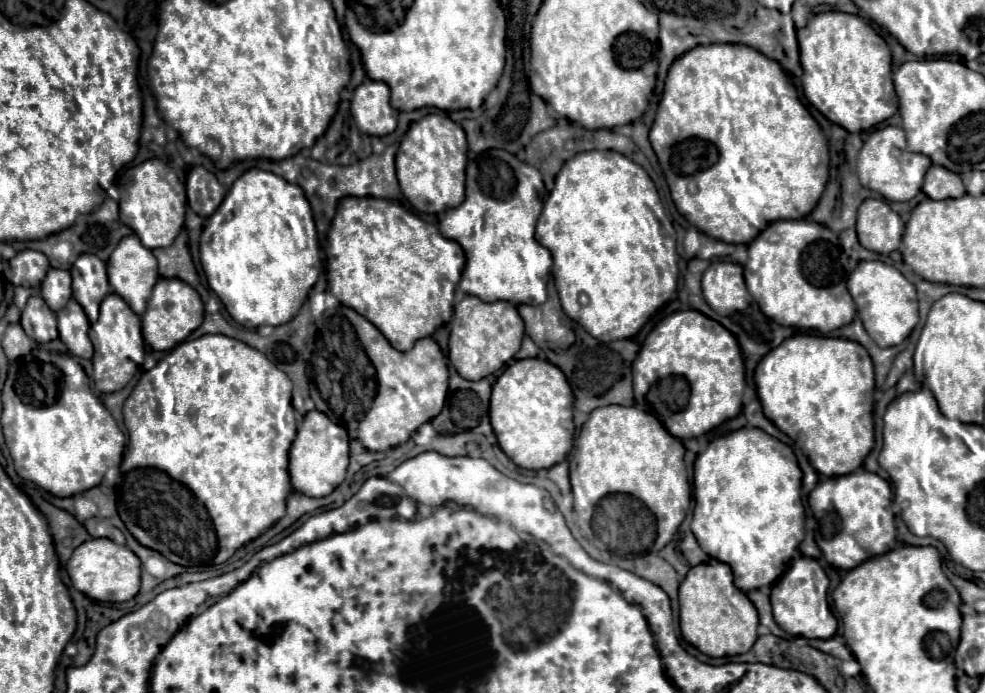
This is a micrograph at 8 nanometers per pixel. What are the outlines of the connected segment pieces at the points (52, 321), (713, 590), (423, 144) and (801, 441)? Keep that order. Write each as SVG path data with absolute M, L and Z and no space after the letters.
M29 297L27 307L21 315L21 325L25 333L37 343L47 343L57 339L57 315L43 303L41 297Z
M711 559L707 563L691 567L679 587L679 605L681 605L679 621L683 639L709 657L745 653L753 647L755 639L758 638L757 610L751 607L747 595L733 585L731 569L725 563Z
M431 113L411 123L409 131L405 133L405 139L399 145L397 157L395 157L395 169L397 169L401 191L407 197L407 201L421 213L441 213L445 209L451 209L463 203L465 199L465 163L467 163L465 131L461 129L461 125L453 123L447 115L441 115L441 113Z
M793 335L785 339L775 351L769 351L755 369L757 395L763 405L763 413L783 433L787 433L797 447L803 449L811 465L827 477L847 475L863 467L873 439L873 389L875 375L873 363L865 347L849 339L833 339L819 335Z

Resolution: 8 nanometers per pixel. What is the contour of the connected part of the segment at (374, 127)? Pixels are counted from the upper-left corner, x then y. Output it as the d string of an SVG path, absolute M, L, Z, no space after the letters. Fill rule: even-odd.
M371 79L363 81L351 99L351 115L357 127L367 135L389 135L397 127L397 111L389 103L389 91L385 83Z

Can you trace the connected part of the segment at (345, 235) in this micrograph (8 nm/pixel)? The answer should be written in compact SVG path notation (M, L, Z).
M351 197L339 203L339 211L329 231L327 249L327 279L329 291L359 315L369 319L397 351L409 351L415 341L433 335L437 327L450 321L456 283L465 267L465 251L459 243L443 239L435 229L429 231L427 223L409 213L401 205L375 199Z

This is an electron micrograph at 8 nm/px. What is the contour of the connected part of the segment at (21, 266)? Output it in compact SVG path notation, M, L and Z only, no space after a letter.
M25 249L25 251L17 253L9 261L9 265L13 269L15 283L25 285L25 287L39 287L39 283L45 279L47 269L49 269L47 257L33 249Z

